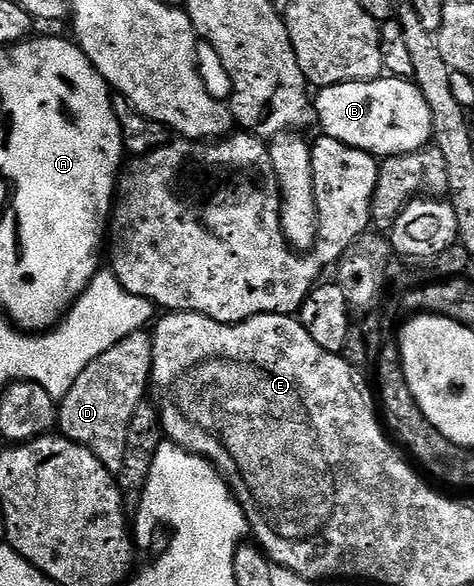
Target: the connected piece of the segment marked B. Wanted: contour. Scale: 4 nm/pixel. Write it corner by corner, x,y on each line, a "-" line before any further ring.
382,75
380,80
367,82
343,82
320,89
315,96
315,120
321,123
320,131
347,146
355,146
378,158
403,156
430,147
433,139
431,110
423,99
419,86
412,79
401,80
398,76

